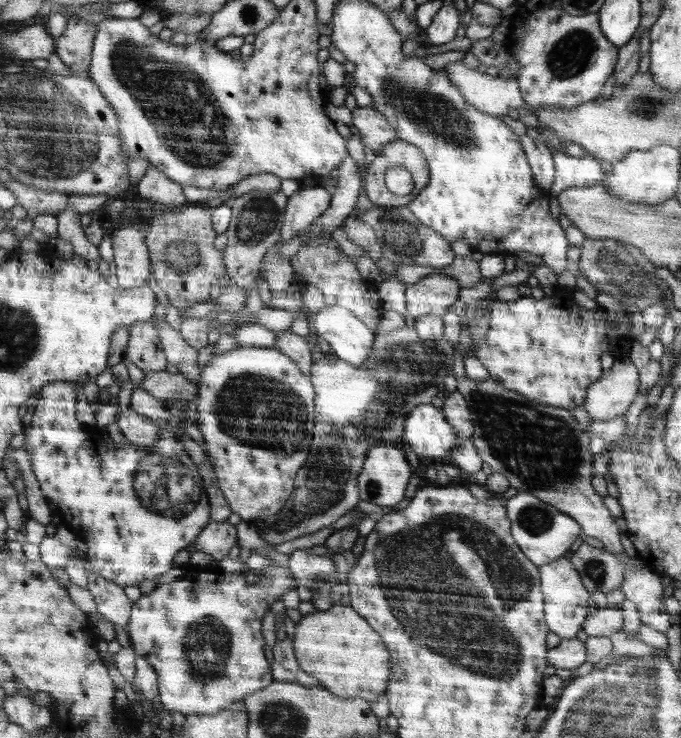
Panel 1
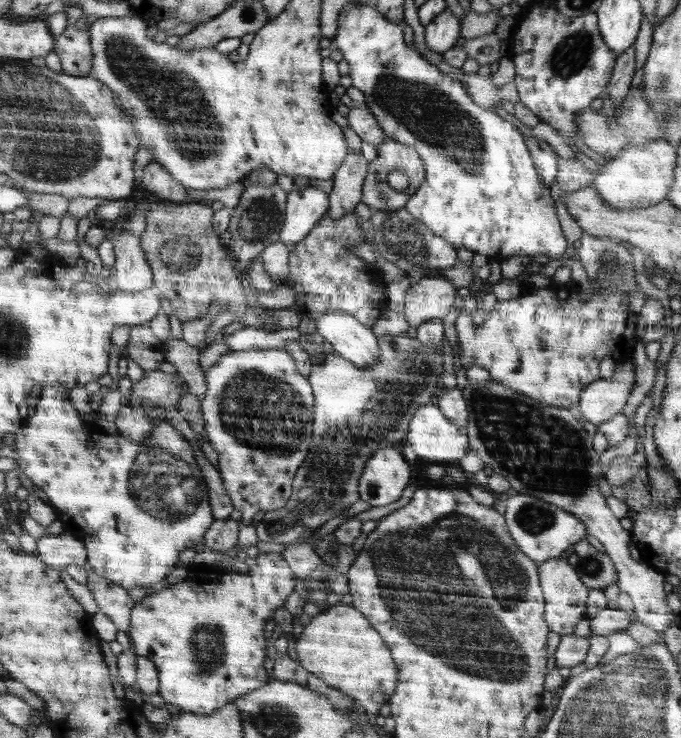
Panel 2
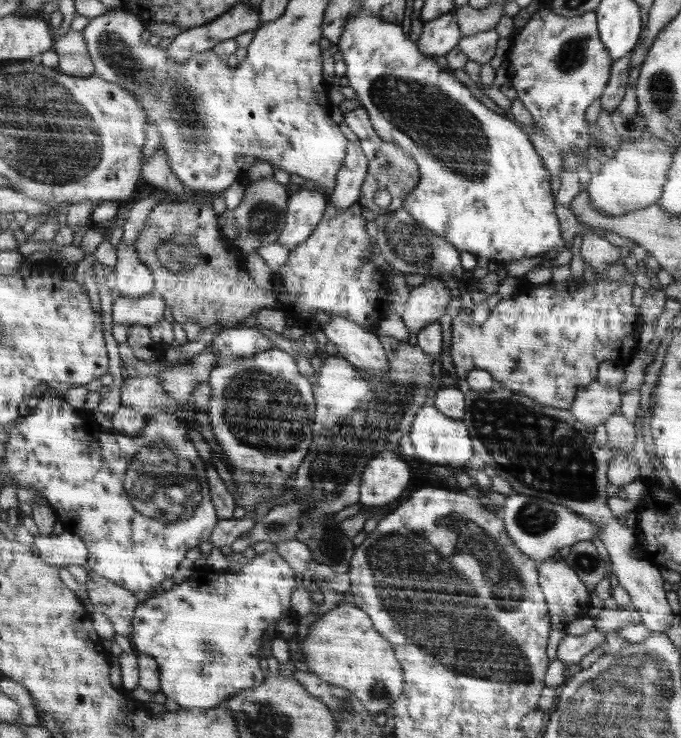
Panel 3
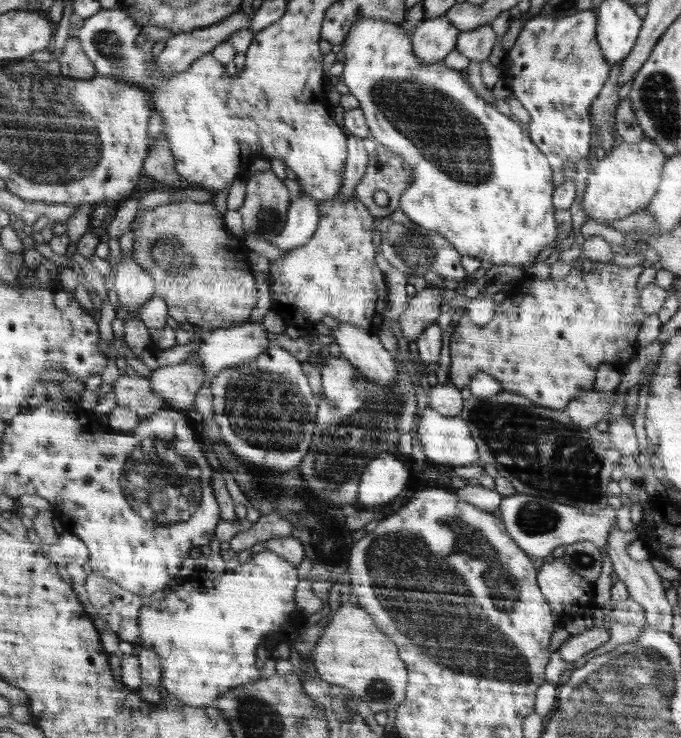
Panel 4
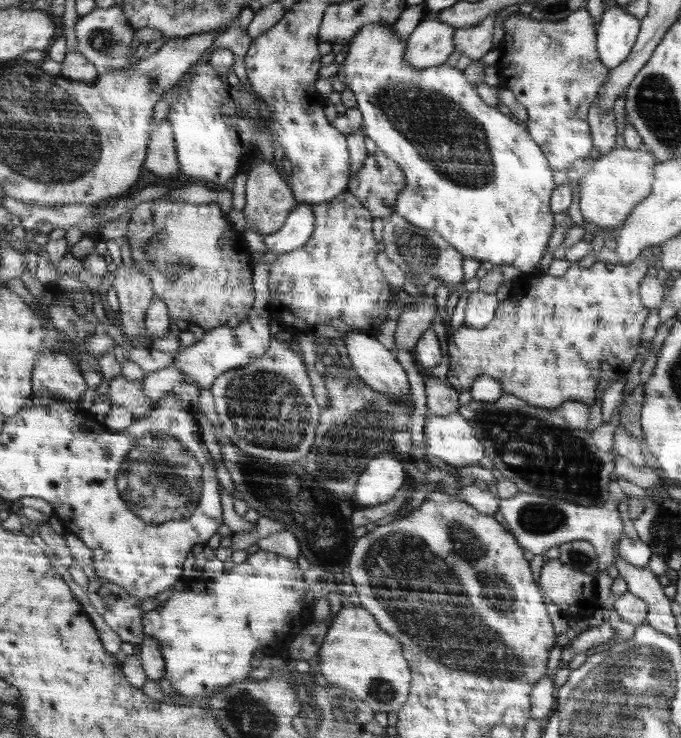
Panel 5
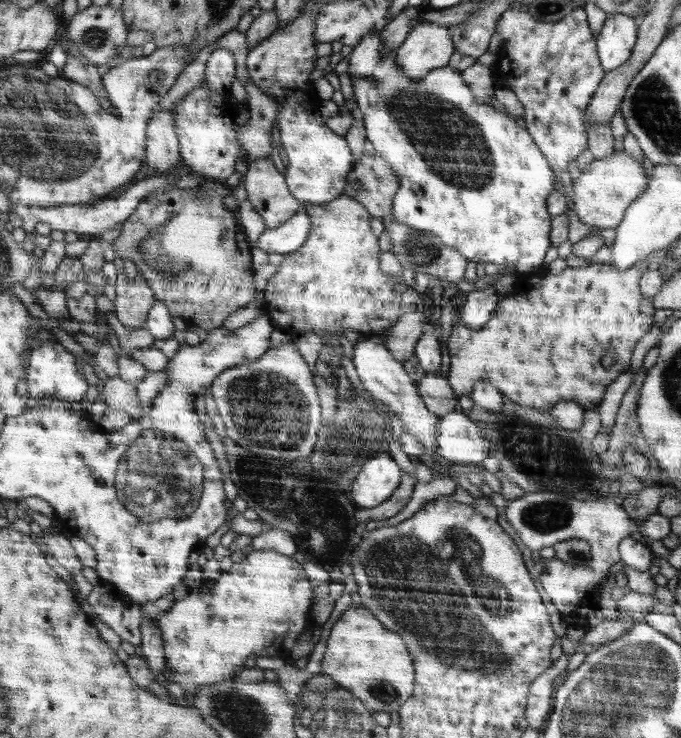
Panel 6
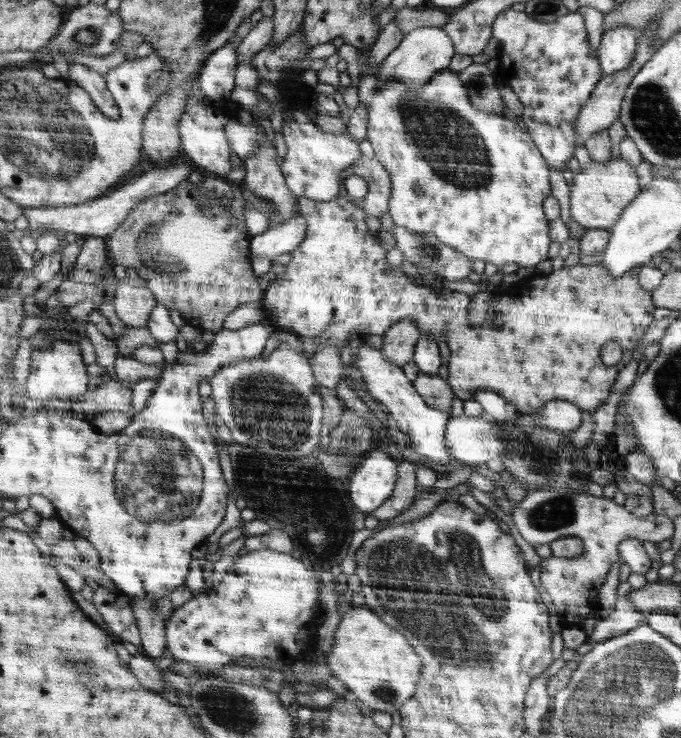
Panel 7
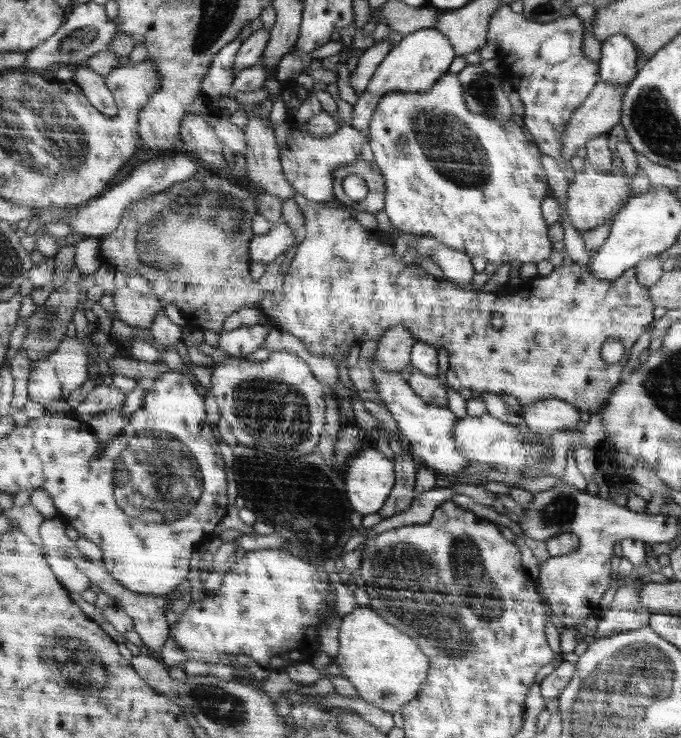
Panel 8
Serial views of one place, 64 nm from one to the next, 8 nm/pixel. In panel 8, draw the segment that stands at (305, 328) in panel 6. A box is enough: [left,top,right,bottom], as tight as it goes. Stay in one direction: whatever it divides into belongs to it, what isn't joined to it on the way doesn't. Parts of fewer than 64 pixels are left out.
[261,194,655,412]

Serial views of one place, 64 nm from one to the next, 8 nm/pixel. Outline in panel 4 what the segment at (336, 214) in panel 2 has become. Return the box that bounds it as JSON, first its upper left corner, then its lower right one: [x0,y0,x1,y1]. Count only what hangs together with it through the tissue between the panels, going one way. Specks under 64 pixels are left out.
[339,135,369,202]

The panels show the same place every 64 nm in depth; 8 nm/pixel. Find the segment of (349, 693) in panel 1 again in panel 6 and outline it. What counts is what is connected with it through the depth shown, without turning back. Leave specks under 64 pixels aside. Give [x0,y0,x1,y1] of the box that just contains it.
[322,606,415,712]

